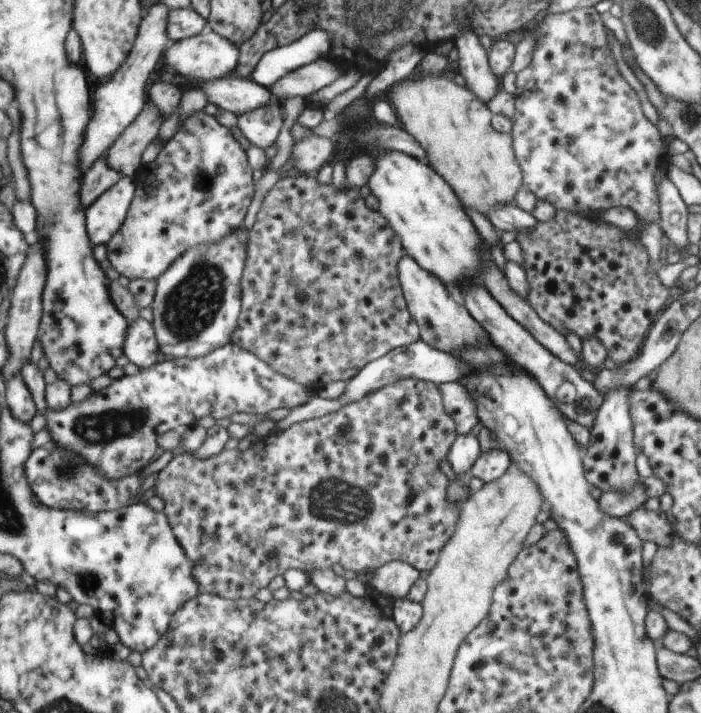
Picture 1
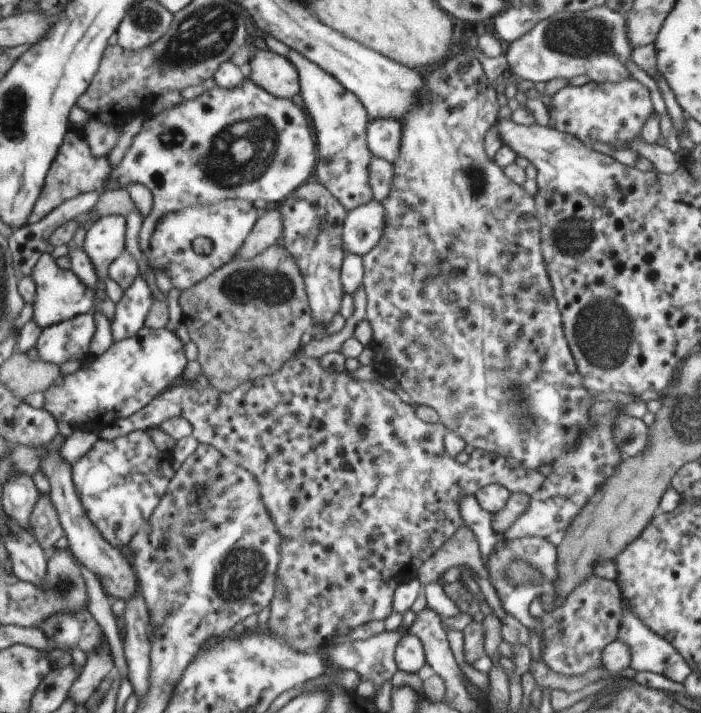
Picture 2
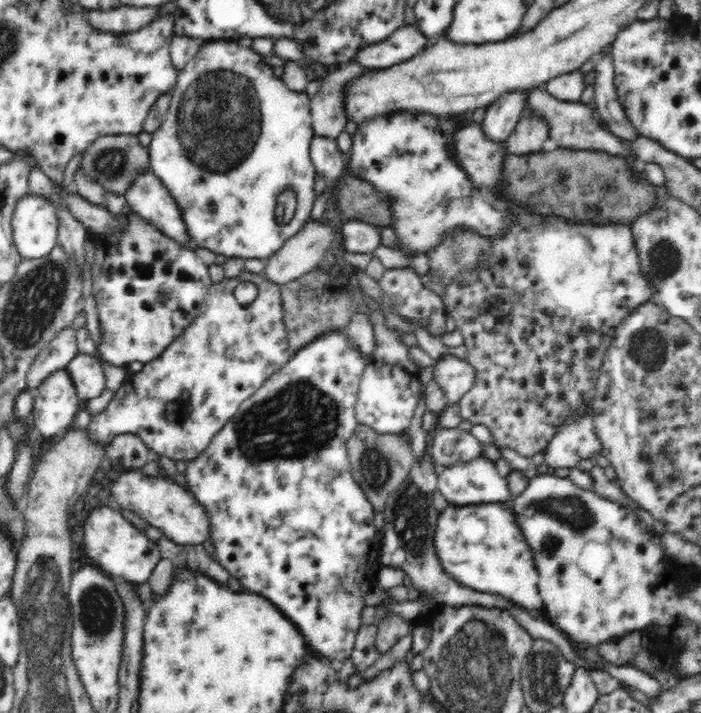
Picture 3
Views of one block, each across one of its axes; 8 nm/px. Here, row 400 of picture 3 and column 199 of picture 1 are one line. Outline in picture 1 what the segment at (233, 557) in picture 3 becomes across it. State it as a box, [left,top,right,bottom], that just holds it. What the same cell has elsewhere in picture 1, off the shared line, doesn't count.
[154,228,248,358]

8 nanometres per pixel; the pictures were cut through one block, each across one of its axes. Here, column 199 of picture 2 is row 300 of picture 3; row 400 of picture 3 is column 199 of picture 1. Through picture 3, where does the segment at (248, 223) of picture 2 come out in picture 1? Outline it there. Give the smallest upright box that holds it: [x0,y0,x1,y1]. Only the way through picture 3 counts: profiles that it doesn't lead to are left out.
[109,111,254,279]

